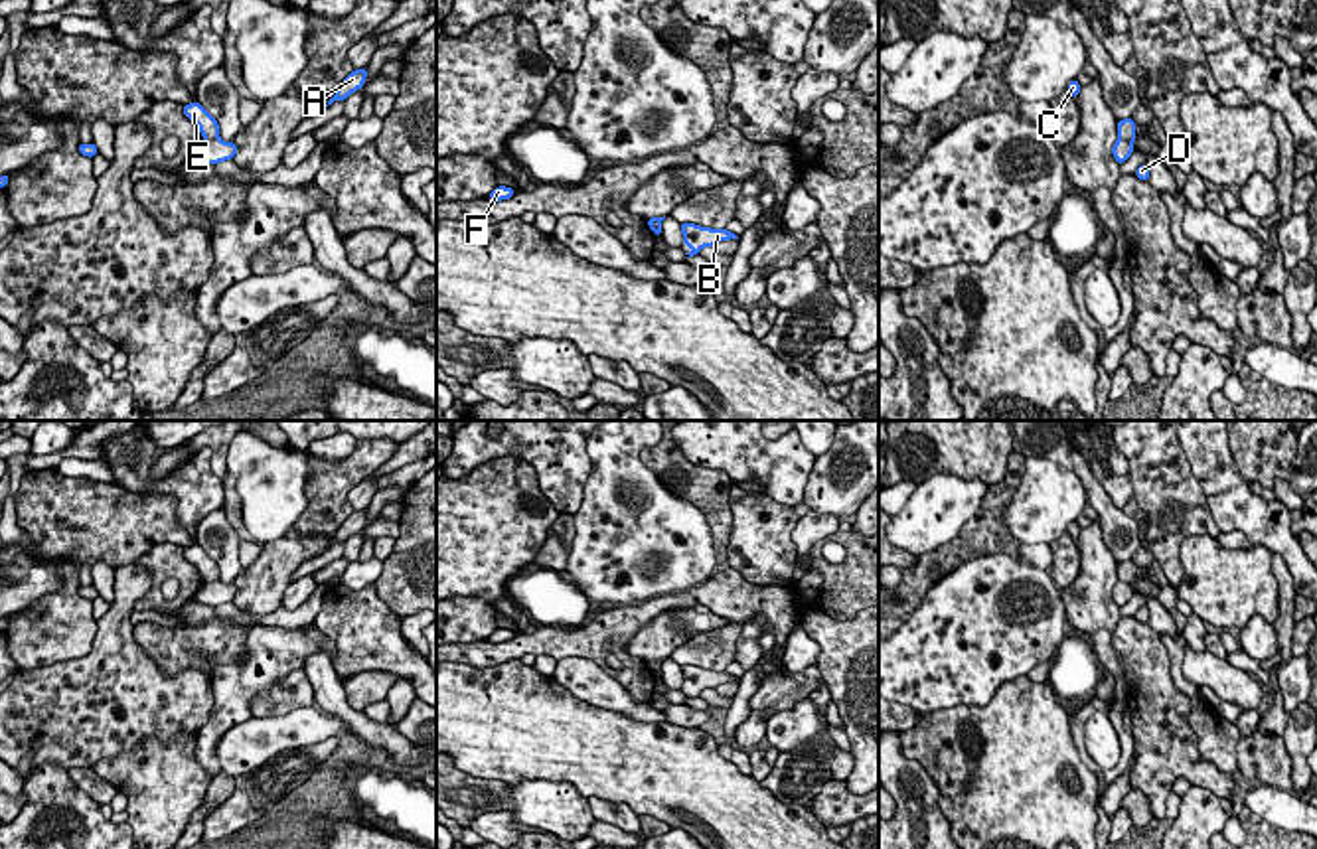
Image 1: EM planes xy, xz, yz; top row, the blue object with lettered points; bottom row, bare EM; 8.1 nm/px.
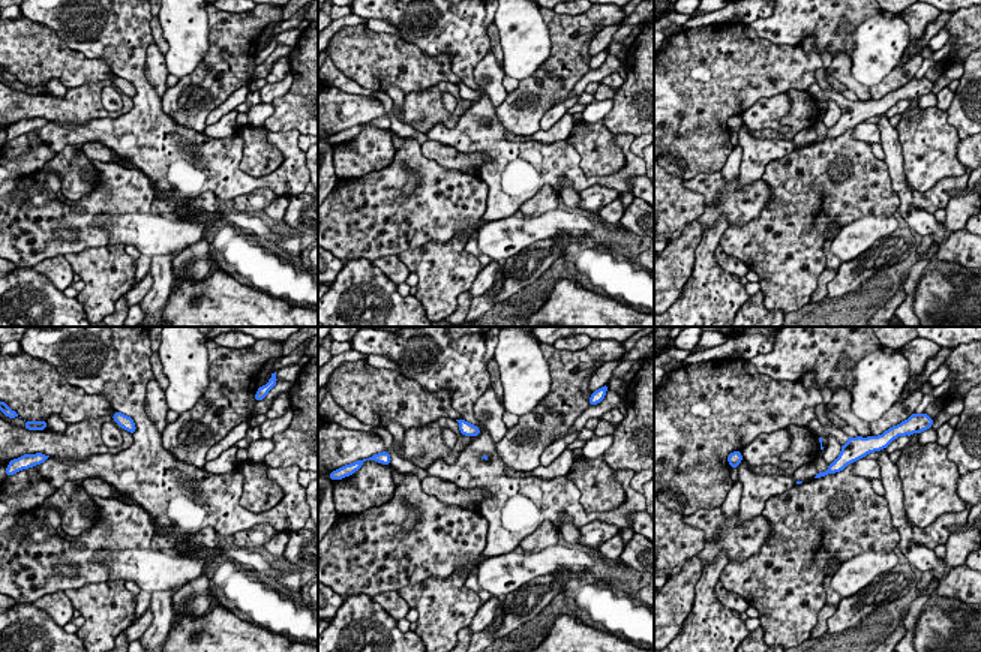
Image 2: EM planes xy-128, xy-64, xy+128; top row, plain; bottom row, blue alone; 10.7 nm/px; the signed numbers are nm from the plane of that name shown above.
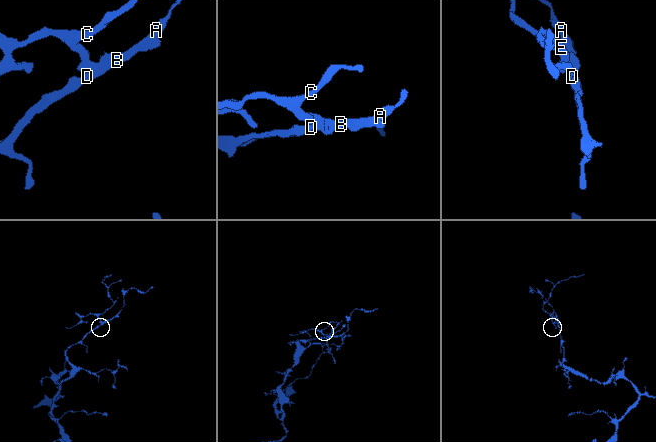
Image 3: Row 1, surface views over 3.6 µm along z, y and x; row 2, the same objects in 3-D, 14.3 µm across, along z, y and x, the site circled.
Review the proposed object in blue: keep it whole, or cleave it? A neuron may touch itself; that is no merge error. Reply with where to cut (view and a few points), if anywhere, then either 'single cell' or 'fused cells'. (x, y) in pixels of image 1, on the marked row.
cut in xy along (218, 137), (204, 141); fused cells

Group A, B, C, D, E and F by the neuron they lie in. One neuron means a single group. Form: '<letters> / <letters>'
A B D / C E F

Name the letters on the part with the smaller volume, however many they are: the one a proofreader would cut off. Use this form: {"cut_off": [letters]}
{"cut_off": ["C", "E", "F"]}

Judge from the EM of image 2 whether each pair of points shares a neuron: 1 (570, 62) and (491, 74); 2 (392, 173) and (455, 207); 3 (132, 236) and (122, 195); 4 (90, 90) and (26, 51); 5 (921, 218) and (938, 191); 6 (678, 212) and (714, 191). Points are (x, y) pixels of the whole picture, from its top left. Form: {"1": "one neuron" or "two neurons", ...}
{"1": "two neurons", "2": "one neuron", "3": "two neurons", "4": "two neurons", "5": "two neurons", "6": "two neurons"}

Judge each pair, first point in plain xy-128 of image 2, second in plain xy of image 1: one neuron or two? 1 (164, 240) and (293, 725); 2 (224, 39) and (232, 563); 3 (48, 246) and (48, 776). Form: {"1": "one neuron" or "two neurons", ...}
{"1": "one neuron", "2": "two neurons", "3": "two neurons"}

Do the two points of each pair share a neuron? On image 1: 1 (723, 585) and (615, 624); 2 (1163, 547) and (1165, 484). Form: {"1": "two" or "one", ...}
{"1": "one", "2": "one"}

